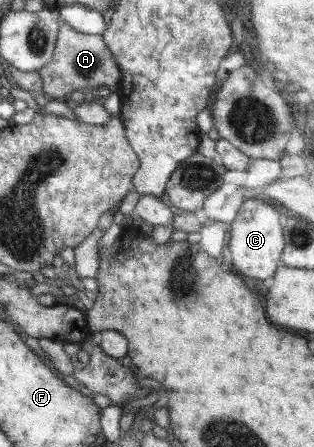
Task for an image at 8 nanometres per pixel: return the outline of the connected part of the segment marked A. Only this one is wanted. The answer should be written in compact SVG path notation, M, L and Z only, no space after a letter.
M62 21L54 60L40 71L45 84L44 93L56 100L70 96L72 92L90 88L109 88L118 93L123 83L123 72L119 60L108 47L104 35L88 35L76 31L72 25Z

